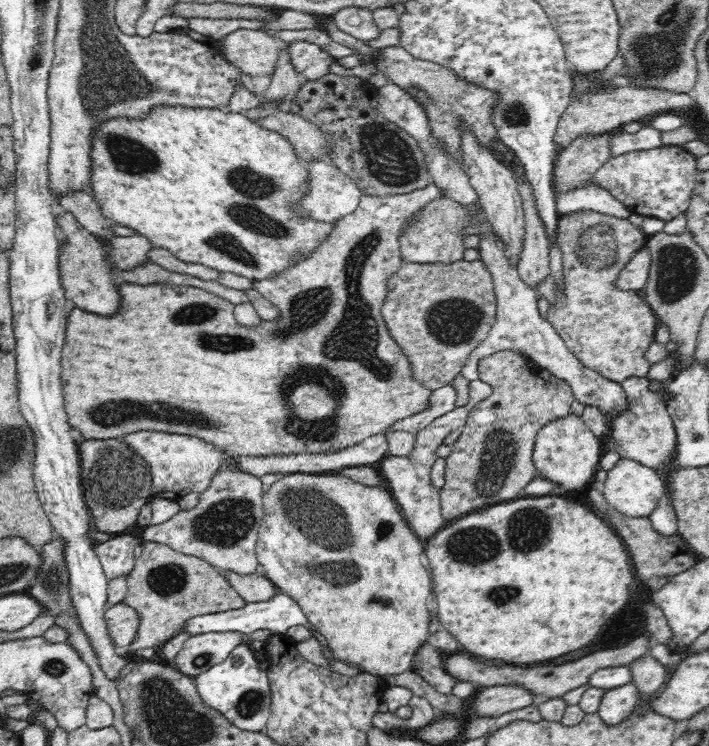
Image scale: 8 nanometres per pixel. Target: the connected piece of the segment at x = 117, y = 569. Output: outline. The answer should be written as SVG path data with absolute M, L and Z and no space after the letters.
M116 534L114 539L95 542L93 550L101 562L108 581L120 576L127 577L136 566L138 540L129 534Z

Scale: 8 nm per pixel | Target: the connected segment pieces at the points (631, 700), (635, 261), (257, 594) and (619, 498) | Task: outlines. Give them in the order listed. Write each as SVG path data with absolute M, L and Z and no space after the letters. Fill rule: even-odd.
M628 684L607 689L597 712L609 726L612 726L612 724L618 724L624 718L628 718L636 704L638 704L638 693L632 684Z
M646 248L638 251L616 276L614 286L618 290L637 291L644 288L648 282L651 254Z
M224 571L224 575L247 603L272 600L278 591L277 586L263 573L242 576L232 571Z
M622 458L607 472L606 482L599 488L609 505L617 511L632 518L644 518L649 517L658 506L660 497L664 496L663 492L666 486L654 468Z

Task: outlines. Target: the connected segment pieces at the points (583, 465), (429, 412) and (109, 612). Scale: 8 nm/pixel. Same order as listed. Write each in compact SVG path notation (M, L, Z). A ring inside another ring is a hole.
M570 411L566 416L549 422L539 430L532 452L536 472L557 482L564 490L580 489L600 467L602 456L600 439L595 436L580 415Z
M448 384L430 393L427 405L412 416L396 421L390 429L404 429L415 434L424 425L432 422L437 416L452 410L456 406L456 389Z
M123 602L107 607L103 619L108 638L114 646L126 646L135 639L139 618L132 607Z

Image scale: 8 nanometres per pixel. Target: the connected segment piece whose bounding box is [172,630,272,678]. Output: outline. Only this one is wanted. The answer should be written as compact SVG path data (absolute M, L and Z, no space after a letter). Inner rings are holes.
M255 630L252 634L238 631L230 632L205 632L189 636L184 641L182 650L176 654L172 664L180 672L195 677L212 666L224 662L237 646L251 641L264 641L272 636L270 630Z

